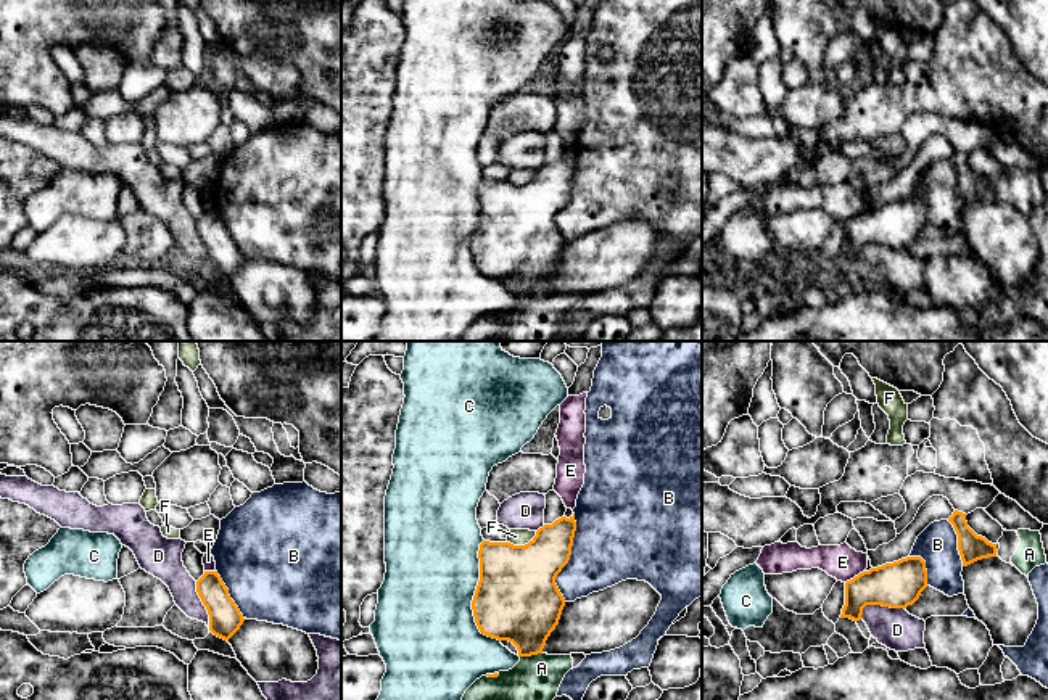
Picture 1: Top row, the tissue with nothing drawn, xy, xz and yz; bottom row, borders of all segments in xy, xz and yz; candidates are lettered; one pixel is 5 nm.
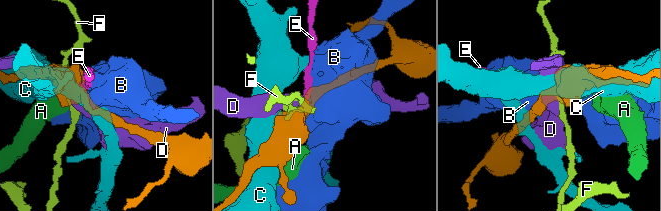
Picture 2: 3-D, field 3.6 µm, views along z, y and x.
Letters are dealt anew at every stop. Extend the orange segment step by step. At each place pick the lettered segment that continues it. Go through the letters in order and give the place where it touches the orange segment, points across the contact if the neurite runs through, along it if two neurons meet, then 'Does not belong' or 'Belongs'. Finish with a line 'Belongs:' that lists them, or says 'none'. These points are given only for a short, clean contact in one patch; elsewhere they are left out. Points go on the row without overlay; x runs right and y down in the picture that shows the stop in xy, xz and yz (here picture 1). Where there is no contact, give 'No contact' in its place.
A: Touches orange at xz (530, 295). Does not belong
B: Touches orange at xz (569, 197). Does not belong
C: Touches orange at xz (474, 235). Does not belong
D: Touches orange at yz (878, 243). Does not belong
E: Touches orange at yz (855, 216). Boundary: yz (865, 210), (845, 222). Does not belong
F: Touches orange at xz (522, 185). Does not belong
Belongs: none

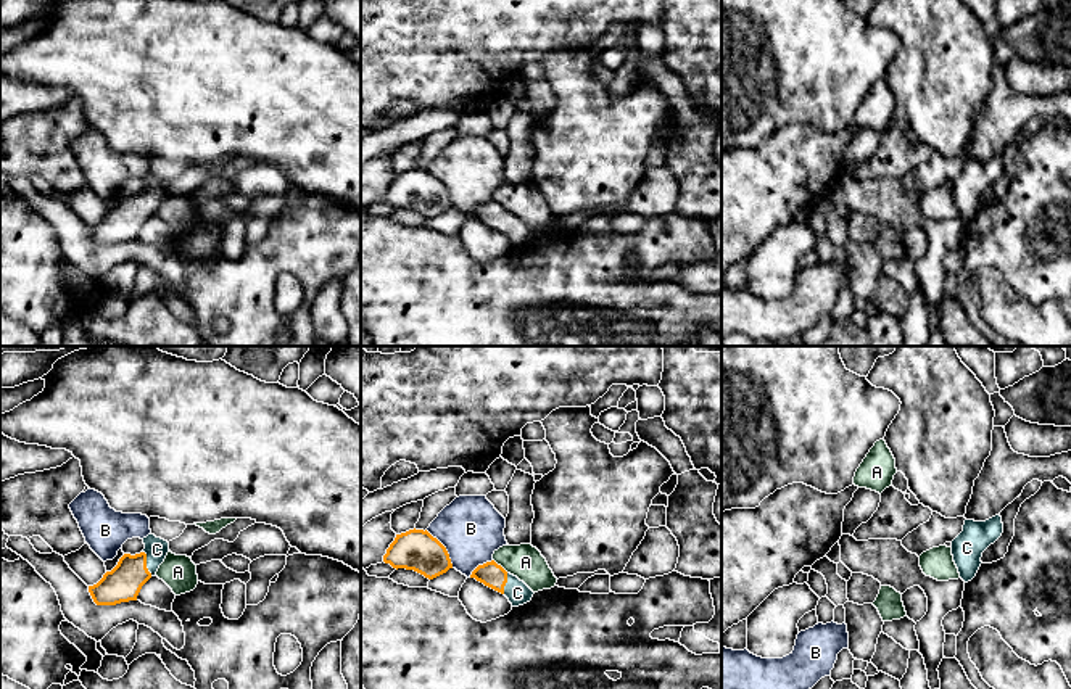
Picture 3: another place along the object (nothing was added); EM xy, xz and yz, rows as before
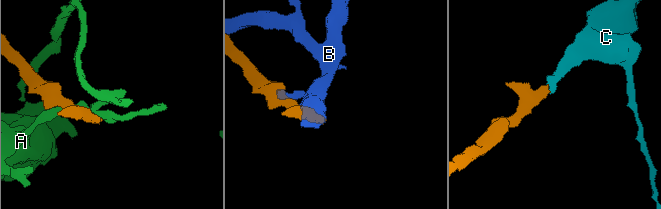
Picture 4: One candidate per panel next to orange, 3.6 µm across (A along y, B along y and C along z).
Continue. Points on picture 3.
A: Touches orange at xz (500, 205). Does not belong
B: Touches orange at xz (445, 187). Does not belong
C: Touches orange at xy (145, 203). Path across: xy (123, 222), (145, 203), (157, 189). Belongs
Belongs: C

